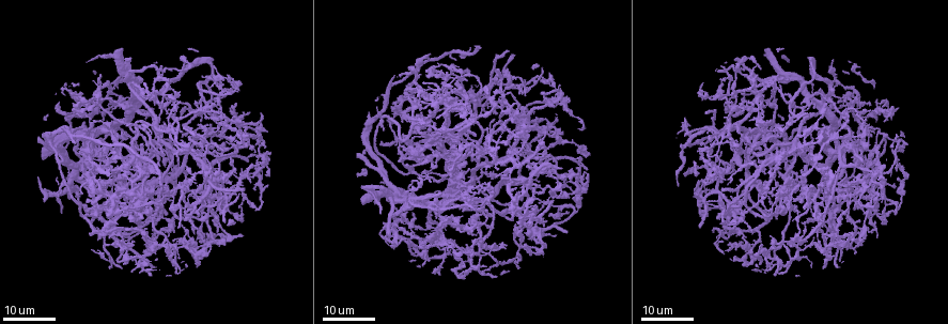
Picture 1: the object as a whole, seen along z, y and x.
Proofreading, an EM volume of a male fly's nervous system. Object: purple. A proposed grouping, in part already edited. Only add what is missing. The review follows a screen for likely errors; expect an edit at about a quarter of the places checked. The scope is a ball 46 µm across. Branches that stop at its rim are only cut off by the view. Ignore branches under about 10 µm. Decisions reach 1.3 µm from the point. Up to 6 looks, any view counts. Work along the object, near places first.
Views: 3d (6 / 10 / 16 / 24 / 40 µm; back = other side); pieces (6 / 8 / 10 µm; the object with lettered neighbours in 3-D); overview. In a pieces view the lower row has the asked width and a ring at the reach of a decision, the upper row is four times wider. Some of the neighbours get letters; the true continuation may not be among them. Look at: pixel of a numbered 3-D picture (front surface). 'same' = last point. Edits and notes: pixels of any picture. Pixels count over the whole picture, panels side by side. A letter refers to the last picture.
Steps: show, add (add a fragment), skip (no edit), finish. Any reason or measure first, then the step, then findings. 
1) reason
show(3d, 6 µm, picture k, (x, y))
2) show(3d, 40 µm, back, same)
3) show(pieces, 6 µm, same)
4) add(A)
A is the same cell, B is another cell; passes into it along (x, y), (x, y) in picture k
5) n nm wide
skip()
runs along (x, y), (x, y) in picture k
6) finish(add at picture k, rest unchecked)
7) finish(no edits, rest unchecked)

free end
show(3d, 24 µm, picture 1, (748, 130))

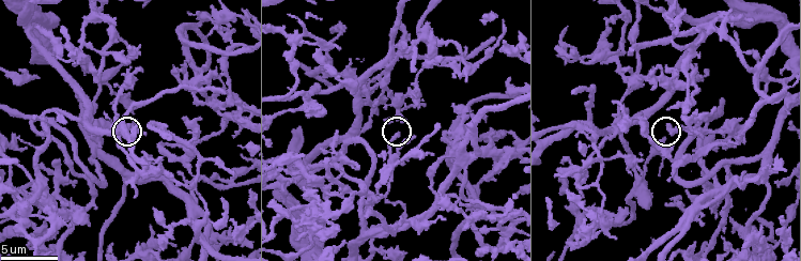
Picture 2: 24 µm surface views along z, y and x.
show(pieces, 6 µm, picture 2, (397, 134))

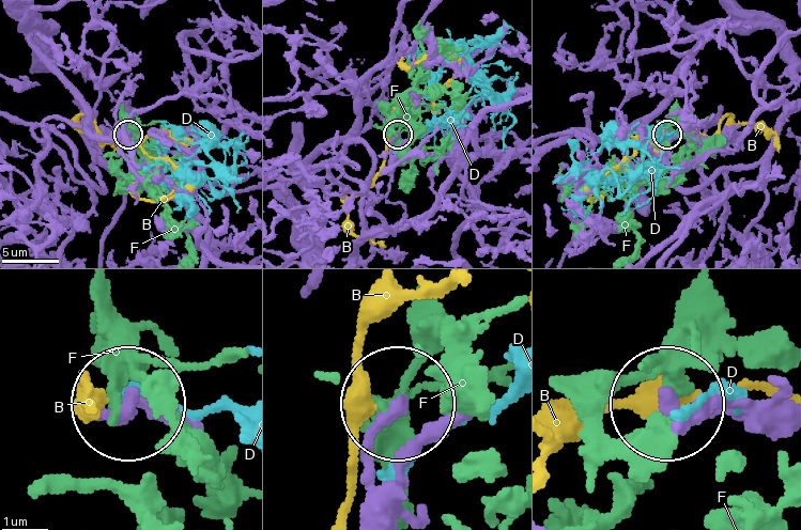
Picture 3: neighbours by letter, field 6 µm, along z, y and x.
skip()
B, D and F are other cells; runs along (776, 426), (665, 407) in picture 3; none of them fits

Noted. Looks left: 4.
show(pieces, 10 µm, picture 2, (185, 120))

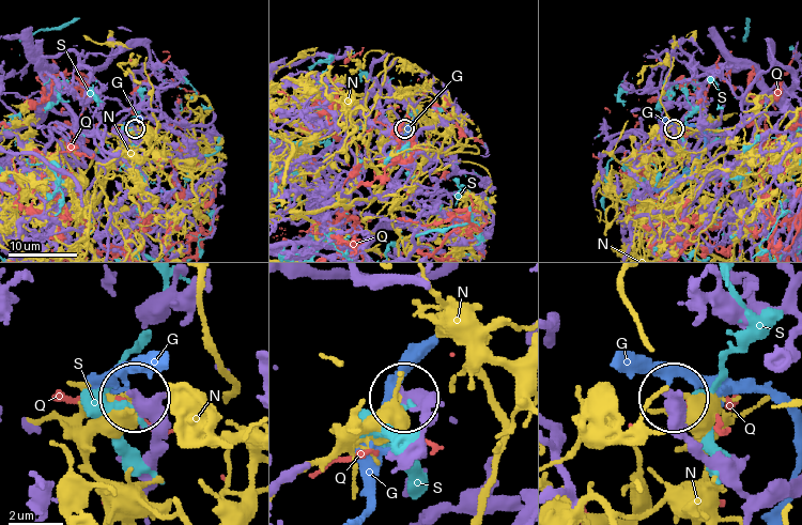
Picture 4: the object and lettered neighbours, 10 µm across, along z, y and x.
skip()
G, N, Q and S are other cells; no lettered fragment goes on from it

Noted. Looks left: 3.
an open end
show(3d, 24 µm, picture 1, (876, 145))

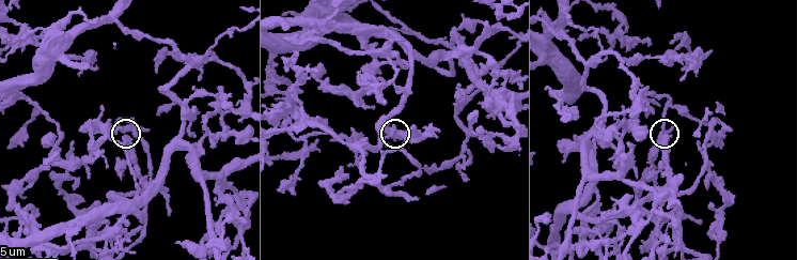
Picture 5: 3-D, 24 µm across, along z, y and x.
see the neighbours
show(pieces, 10 µm, picture 5, (665, 135))

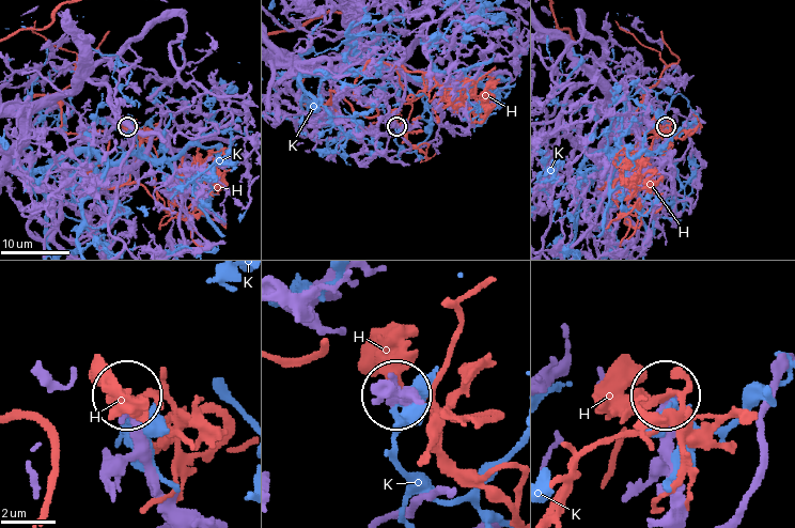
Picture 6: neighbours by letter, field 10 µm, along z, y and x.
skip()
H and K are other cells; no lettered fragment goes on from it

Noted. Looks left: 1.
finish(no edits, rest unchecked)

